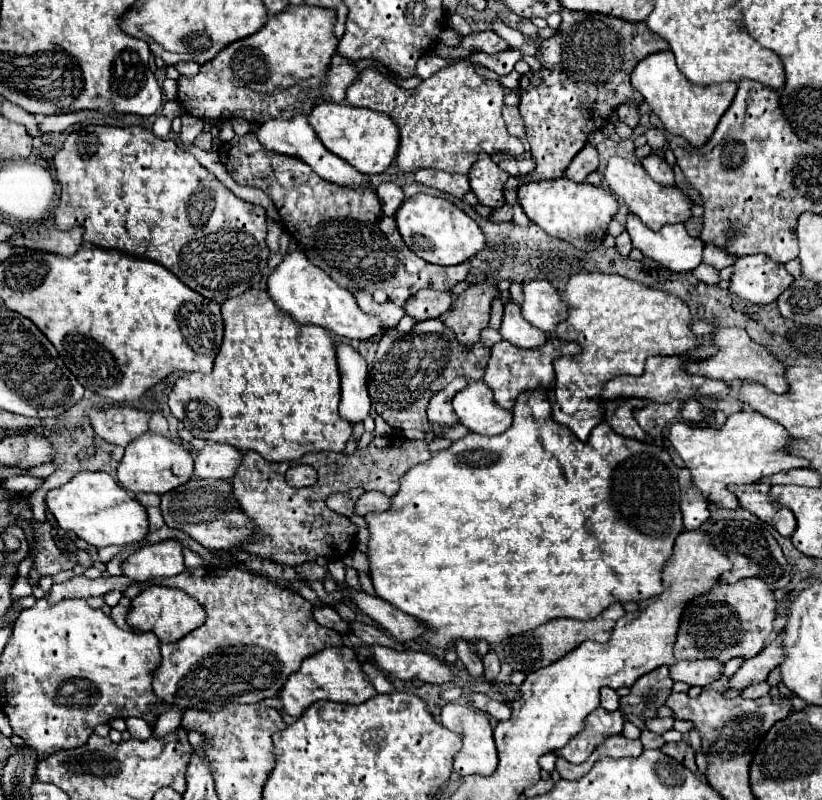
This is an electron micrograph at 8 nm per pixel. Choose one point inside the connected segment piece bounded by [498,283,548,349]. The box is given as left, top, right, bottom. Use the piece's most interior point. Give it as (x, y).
(514, 329)

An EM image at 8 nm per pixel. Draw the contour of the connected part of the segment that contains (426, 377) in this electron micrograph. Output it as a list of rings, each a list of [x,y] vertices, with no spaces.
[[[440,319],[420,321],[410,333],[402,333],[402,337],[398,337],[398,329],[390,329],[382,335],[376,359],[368,371],[368,393],[374,411],[394,429],[420,429],[426,433],[426,407],[430,397],[458,375],[480,379],[488,359],[490,349],[482,343],[476,343],[472,351],[468,347],[458,347],[454,335],[442,327]]]

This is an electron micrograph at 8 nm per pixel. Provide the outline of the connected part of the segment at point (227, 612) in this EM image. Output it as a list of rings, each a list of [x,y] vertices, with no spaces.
[[[238,567],[184,569],[180,575],[162,579],[160,585],[174,585],[178,589],[184,589],[200,605],[204,605],[208,613],[208,619],[202,627],[194,629],[176,643],[160,647],[162,661],[154,671],[154,693],[160,701],[174,701],[174,705],[180,709],[196,707],[198,703],[258,703],[266,697],[274,697],[278,693],[278,687],[282,687],[284,679],[288,679],[290,673],[298,671],[302,659],[314,655],[316,651],[322,651],[324,647],[342,645],[340,633],[314,621],[312,605],[306,599],[302,603],[302,597],[288,587],[274,583],[266,577],[242,571]]]

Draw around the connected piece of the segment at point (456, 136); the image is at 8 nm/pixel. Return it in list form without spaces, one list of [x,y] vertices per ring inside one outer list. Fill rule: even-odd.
[[[468,59],[448,65],[424,79],[416,89],[400,89],[390,83],[378,69],[360,71],[346,91],[346,101],[354,107],[368,107],[390,115],[400,127],[400,149],[396,163],[402,171],[422,167],[442,169],[448,173],[468,173],[480,151],[490,155],[508,153],[520,157],[524,145],[506,131],[502,119],[504,87],[498,81],[482,79]],[[396,87],[396,89],[394,89]]]

